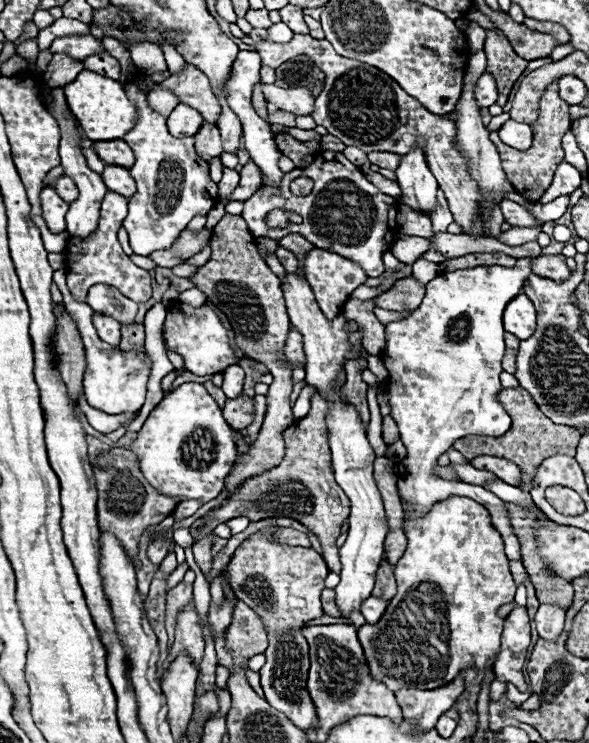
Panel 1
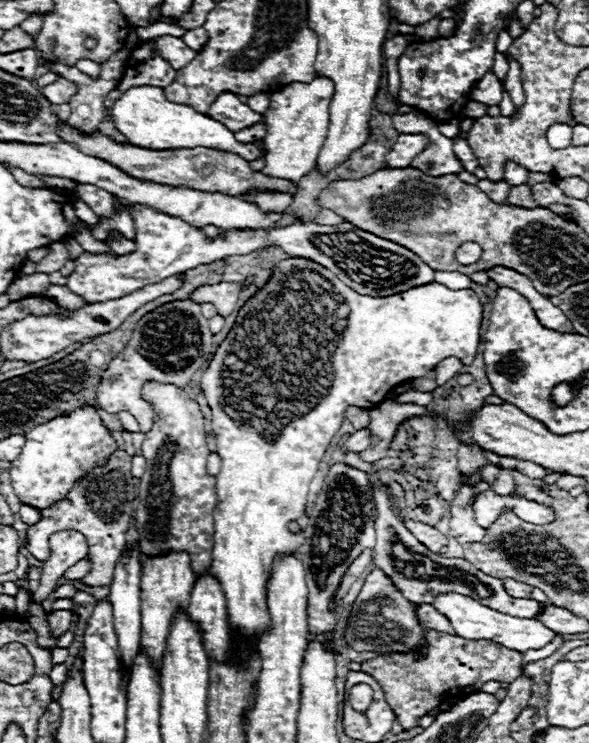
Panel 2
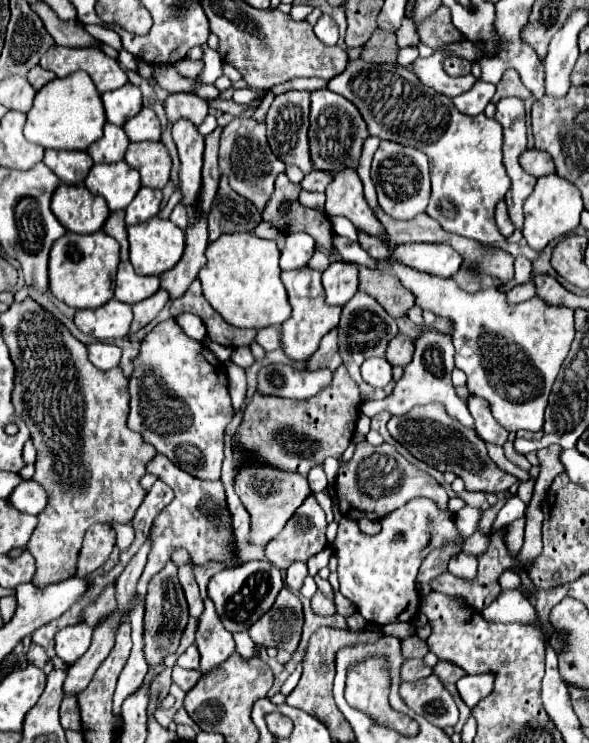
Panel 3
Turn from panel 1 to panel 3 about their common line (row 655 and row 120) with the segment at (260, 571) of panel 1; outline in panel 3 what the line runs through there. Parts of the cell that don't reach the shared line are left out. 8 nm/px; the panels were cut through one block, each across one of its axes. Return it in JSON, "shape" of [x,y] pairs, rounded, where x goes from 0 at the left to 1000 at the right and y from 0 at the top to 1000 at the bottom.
{"shape":[[[492,121],[482,127],[472,127],[452,153],[452,170],[455,170],[455,194],[462,205],[479,215],[482,221],[506,223],[516,234],[530,229],[526,202],[523,202],[523,148],[526,148],[526,124],[506,124]]]}

